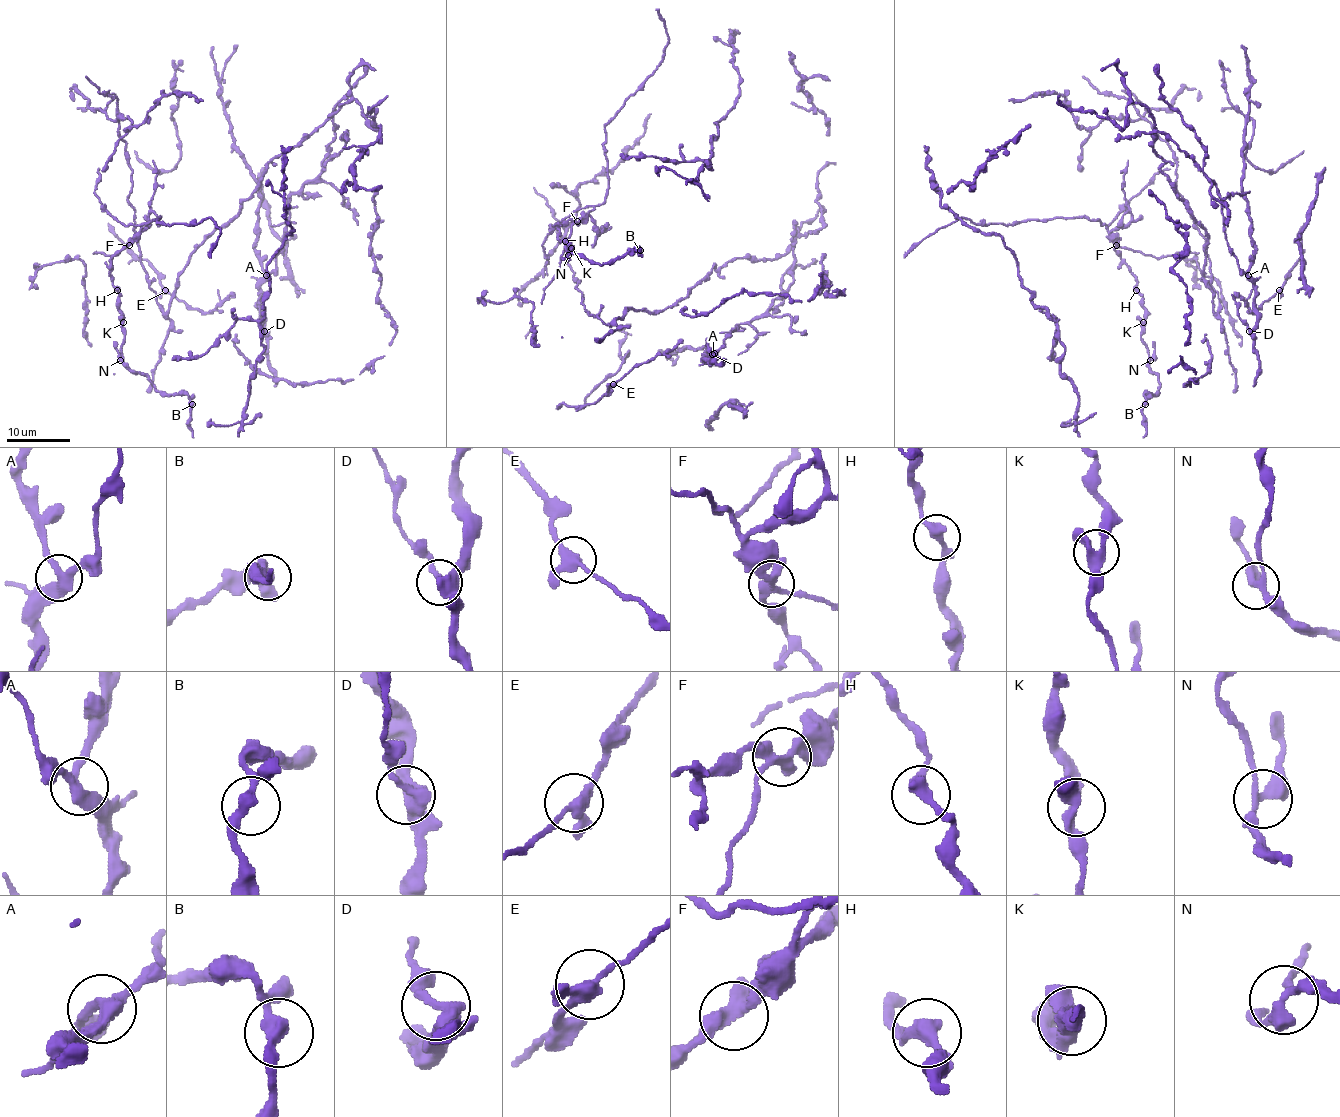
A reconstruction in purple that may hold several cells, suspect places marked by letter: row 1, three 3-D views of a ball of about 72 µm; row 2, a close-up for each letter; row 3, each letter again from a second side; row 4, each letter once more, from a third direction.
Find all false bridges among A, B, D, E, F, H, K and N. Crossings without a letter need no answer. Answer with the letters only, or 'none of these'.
F

